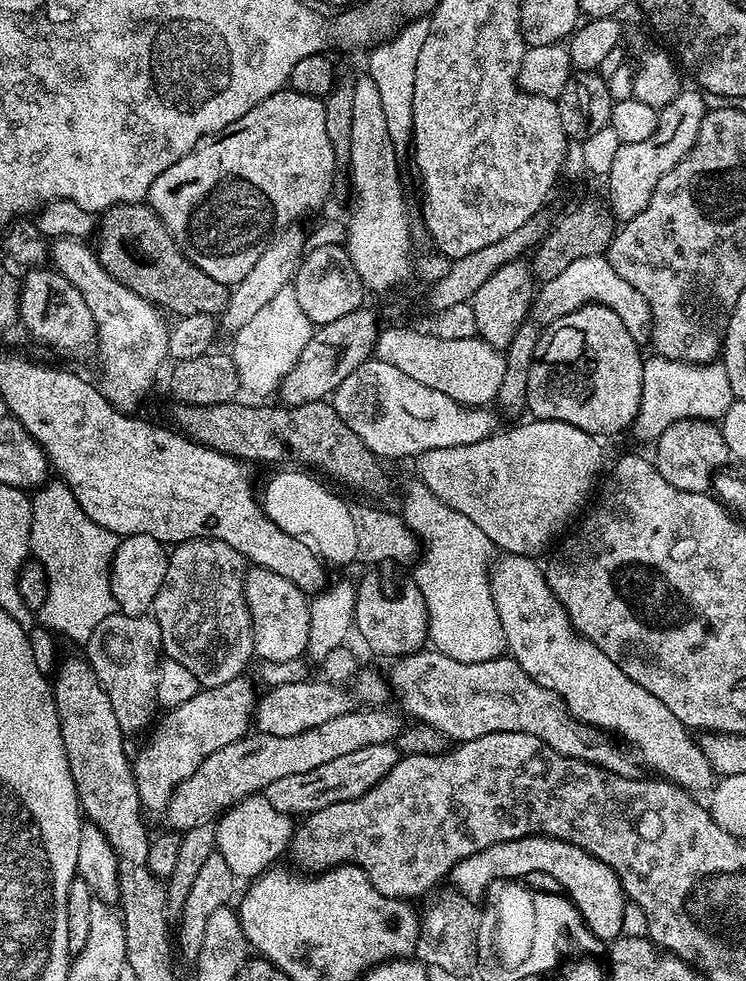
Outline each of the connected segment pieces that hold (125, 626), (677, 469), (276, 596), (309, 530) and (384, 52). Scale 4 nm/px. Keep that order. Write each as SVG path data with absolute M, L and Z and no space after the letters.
M112 613L89 631L85 646L88 664L110 698L119 728L126 736L132 736L144 728L149 729L160 708L156 700L157 674L162 654L161 630L155 617Z
M679 420L654 441L656 456L654 463L658 474L670 482L670 486L678 486L678 490L687 492L708 492L712 487L713 476L729 463L726 438L719 427L711 420Z
M252 566L244 574L244 597L250 610L254 653L260 660L290 662L301 659L308 652L310 600L294 582L286 582L286 578L274 574L274 570Z
M286 468L280 471L277 476L271 478L264 492L262 490L262 507L264 513L270 520L291 536L306 537L312 544L317 555L327 563L334 563L344 566L358 558L358 538L355 537L354 518L350 515L349 503L342 500L330 489L326 488L320 481L312 478L311 473L296 468Z
M416 18L405 23L387 42L381 42L367 53L366 72L378 86L382 98L383 113L386 114L387 133L400 154L407 153L412 143L414 126L414 70L418 66L418 50L426 42L428 20Z

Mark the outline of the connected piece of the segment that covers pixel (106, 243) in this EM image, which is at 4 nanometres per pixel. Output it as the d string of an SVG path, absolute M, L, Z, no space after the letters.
M147 203L116 204L108 209L99 217L95 240L96 256L108 274L165 313L173 312L173 317L190 314L219 317L228 305L229 285L214 282L214 278L190 262L170 230L166 230L162 218Z

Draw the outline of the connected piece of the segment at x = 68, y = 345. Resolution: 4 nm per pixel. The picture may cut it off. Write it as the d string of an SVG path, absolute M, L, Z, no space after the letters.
M44 266L29 269L21 279L20 322L29 332L54 349L78 360L92 359L98 353L94 317L76 287L57 270Z

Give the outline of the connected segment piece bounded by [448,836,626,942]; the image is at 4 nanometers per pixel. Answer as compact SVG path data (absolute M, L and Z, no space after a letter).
M527 836L486 846L486 850L458 862L448 880L451 887L467 901L477 904L487 897L488 888L494 881L519 881L530 874L542 874L556 880L563 893L576 904L586 926L597 938L611 942L621 935L626 897L614 870L586 850L553 836Z

